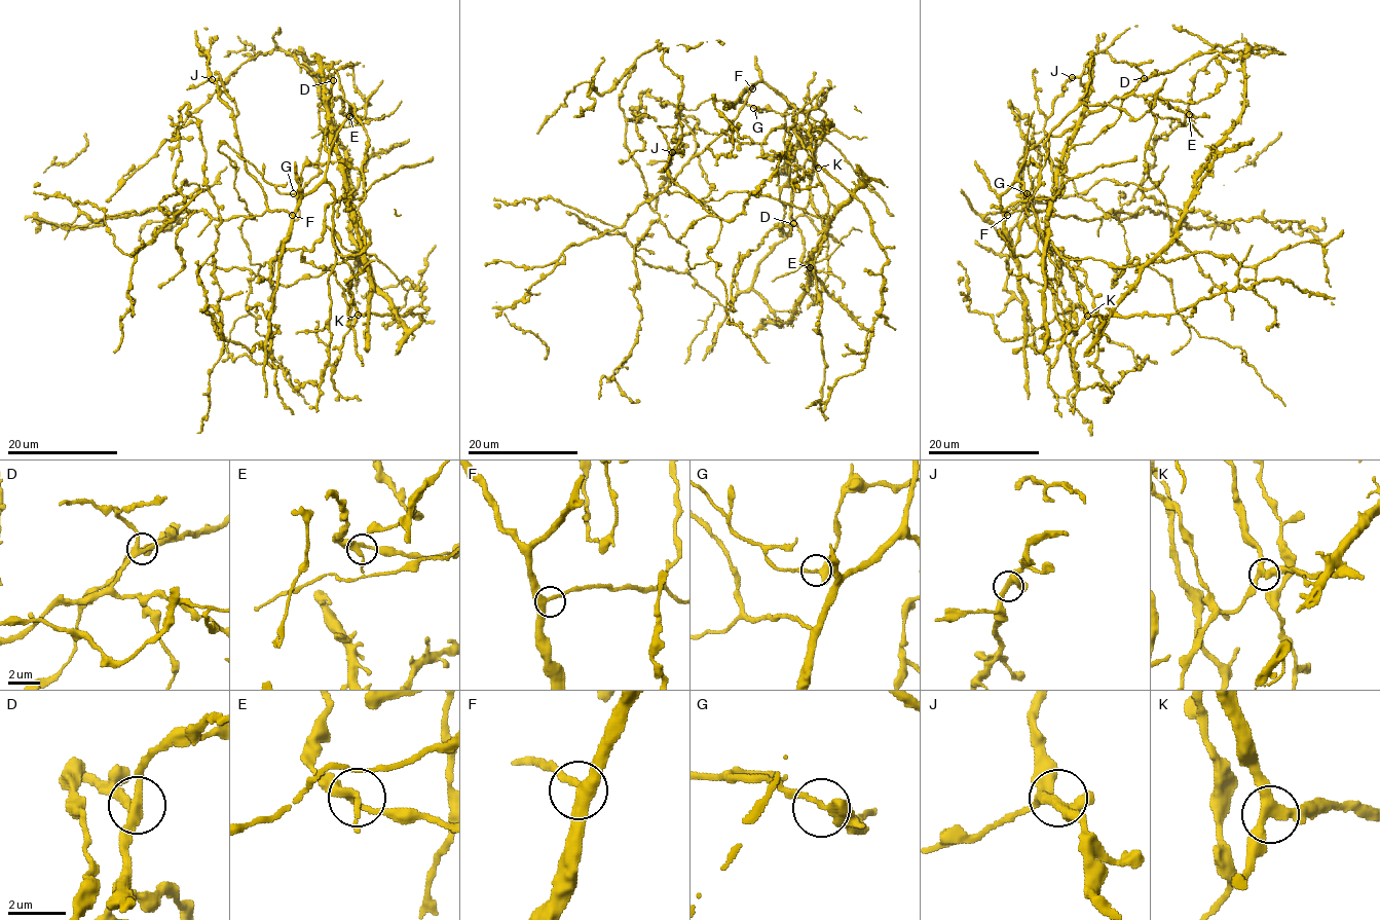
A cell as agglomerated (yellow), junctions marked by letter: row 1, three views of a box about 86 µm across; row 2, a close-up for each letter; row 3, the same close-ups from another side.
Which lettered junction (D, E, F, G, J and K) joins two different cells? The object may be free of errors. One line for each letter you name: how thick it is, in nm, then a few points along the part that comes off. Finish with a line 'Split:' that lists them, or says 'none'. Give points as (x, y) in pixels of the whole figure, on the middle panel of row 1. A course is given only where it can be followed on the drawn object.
G: Thickness 320 nm. Course of the part to remove: (753, 108), (709, 99), (679, 113), (709, 185), (701, 205), (720, 221), (707, 254), (729, 319), (769, 363)
Split: G

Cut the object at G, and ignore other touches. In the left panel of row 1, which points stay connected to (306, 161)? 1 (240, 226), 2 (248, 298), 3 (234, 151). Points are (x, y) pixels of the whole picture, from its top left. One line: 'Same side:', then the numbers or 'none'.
Same side: none

